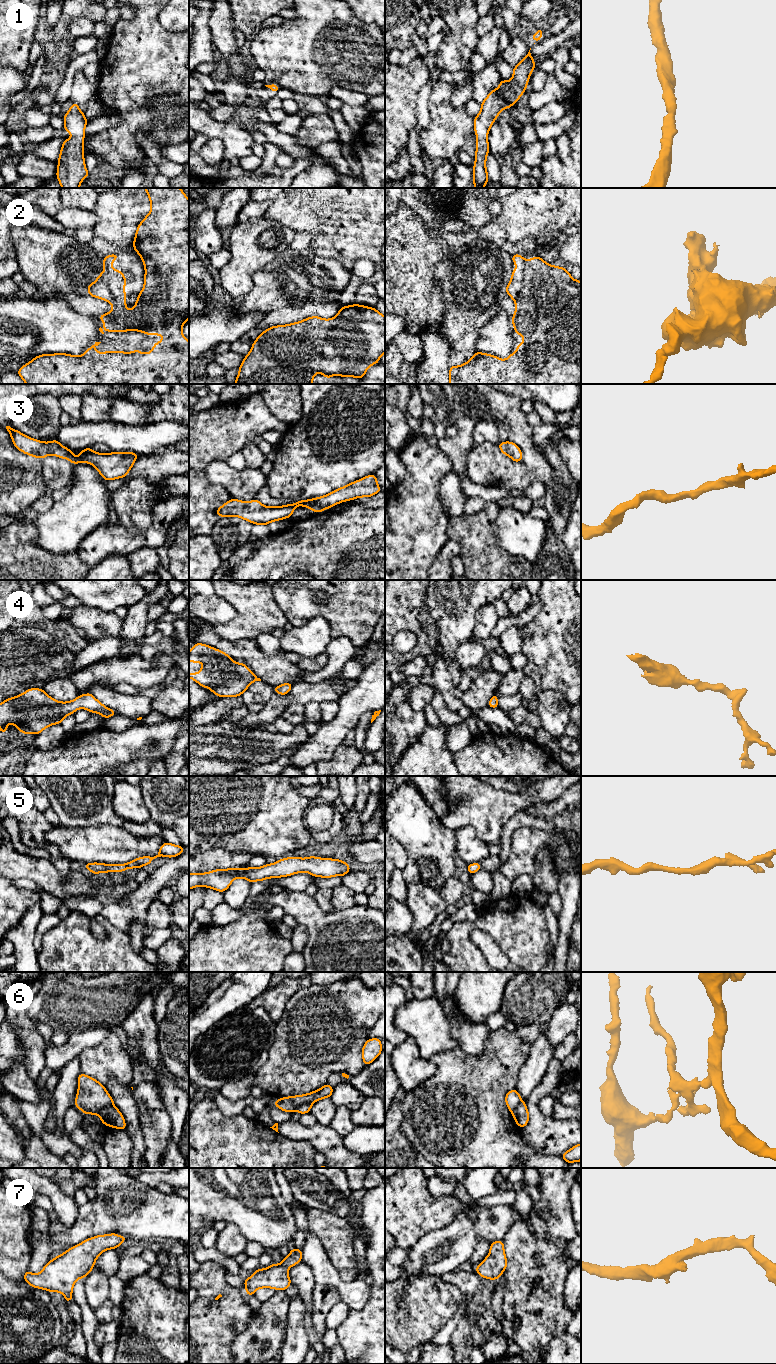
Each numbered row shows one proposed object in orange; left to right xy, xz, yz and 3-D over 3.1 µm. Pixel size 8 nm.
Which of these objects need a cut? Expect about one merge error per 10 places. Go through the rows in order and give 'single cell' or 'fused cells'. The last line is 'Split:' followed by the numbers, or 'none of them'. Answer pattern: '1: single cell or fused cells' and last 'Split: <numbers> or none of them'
1: single cell
2: fused cells
3: single cell
4: single cell
5: single cell
6: fused cells
7: single cell
Split: 2, 6

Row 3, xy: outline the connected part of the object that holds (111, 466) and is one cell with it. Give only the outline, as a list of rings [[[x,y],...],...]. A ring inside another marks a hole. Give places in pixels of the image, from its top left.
[[[6,426],[6,429],[11,435],[14,446],[21,452],[40,459],[48,455],[55,455],[68,459],[74,465],[81,462],[89,463],[107,481],[125,477],[131,470],[134,461],[139,457],[138,454],[133,452],[101,454],[94,452],[91,447],[81,450],[81,454],[74,457],[73,453],[76,451],[71,451],[62,446],[57,439],[51,442],[42,442],[30,438],[10,426]]]

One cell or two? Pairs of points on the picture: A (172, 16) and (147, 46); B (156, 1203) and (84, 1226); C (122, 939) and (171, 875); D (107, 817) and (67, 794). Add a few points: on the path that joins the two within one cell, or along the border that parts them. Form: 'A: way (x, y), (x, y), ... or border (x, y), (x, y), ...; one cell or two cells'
A: border (161, 10), (158, 21), (169, 31), (178, 32); two cells
B: way (138, 1213), (133, 1213), (127, 1218), (102, 1220); one cell
C: border (106, 920), (127, 934); two cells
D: way (97, 809), (77, 794); one cell

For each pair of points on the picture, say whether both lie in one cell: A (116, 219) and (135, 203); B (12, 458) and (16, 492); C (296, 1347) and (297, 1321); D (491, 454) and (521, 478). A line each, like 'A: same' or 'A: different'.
A: same
B: same
C: same
D: same

